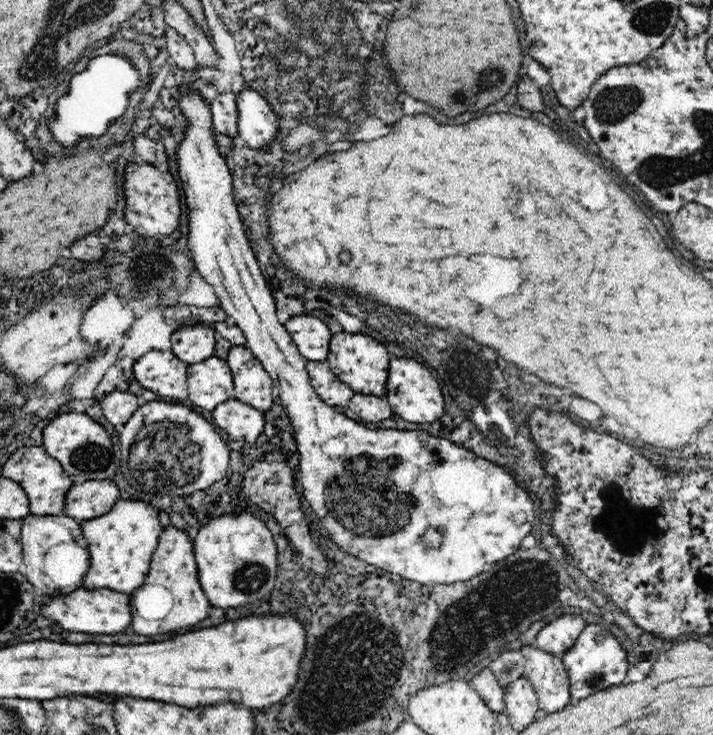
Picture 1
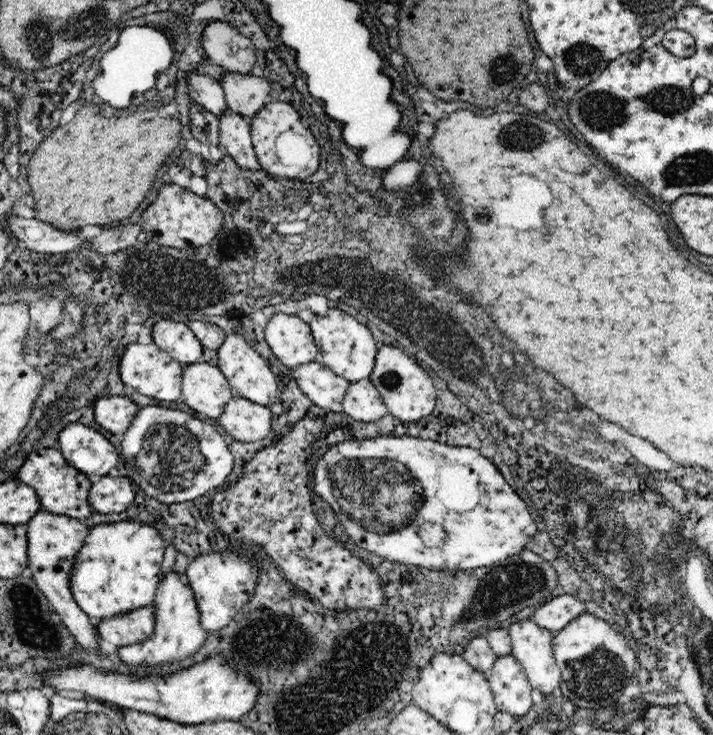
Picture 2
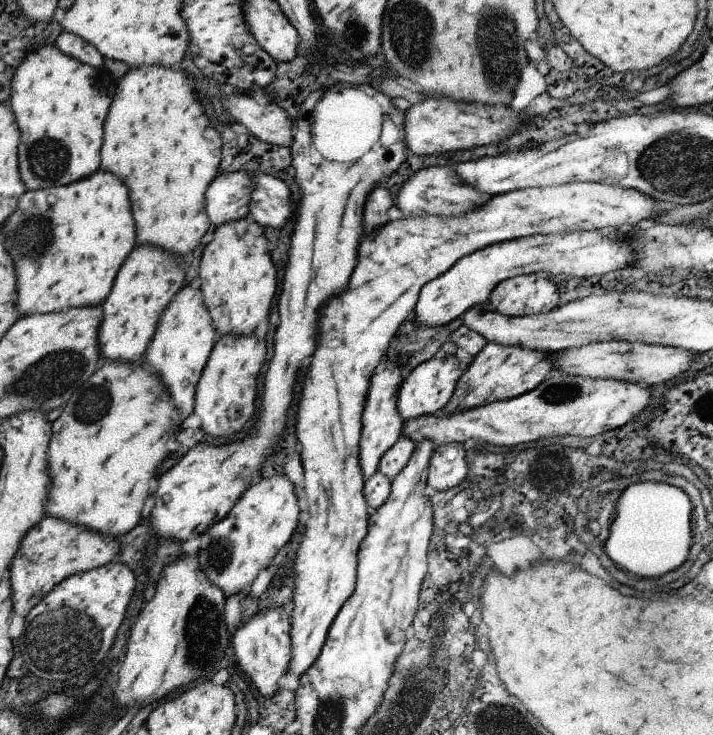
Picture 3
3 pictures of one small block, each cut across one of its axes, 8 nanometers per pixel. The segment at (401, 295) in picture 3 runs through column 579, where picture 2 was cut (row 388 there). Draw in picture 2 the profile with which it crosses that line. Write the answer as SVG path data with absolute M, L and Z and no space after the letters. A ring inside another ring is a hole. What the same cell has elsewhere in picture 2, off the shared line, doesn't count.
M210 362L184 366L182 404L218 420L230 400L234 400L232 386L218 366Z

